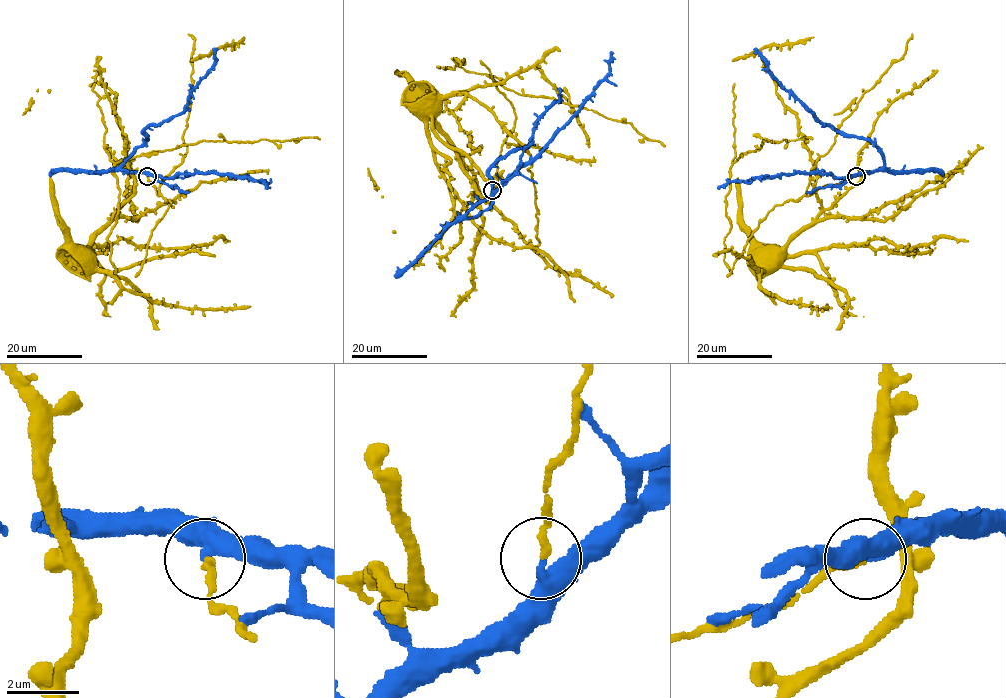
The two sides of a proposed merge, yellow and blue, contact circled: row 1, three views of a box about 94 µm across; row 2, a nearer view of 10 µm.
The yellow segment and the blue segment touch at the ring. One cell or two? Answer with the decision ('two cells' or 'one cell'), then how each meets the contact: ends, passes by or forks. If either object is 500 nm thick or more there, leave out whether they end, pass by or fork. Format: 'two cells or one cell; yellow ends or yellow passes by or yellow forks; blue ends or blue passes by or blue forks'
two cells; yellow ends; blue ends

